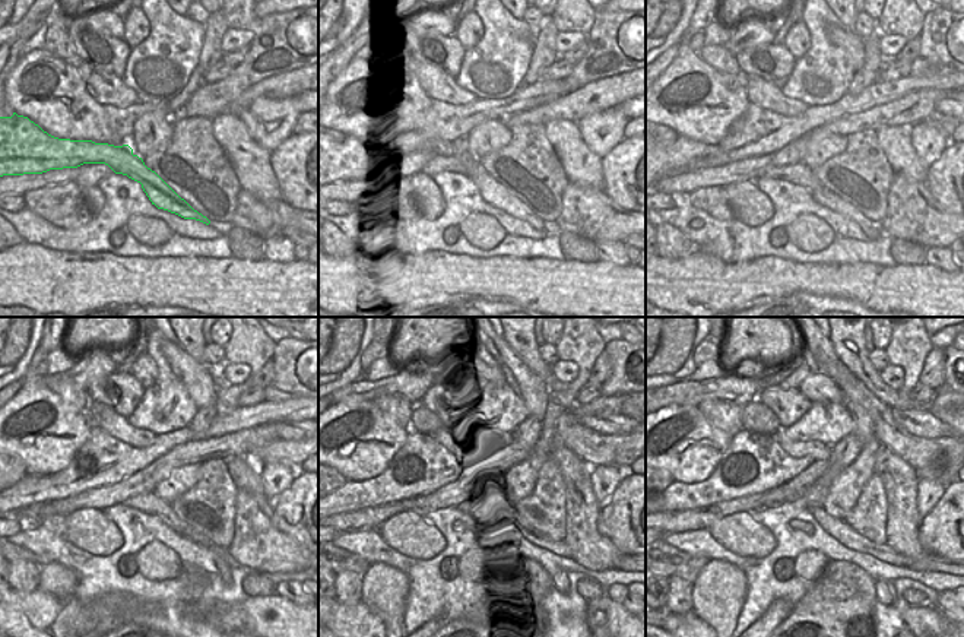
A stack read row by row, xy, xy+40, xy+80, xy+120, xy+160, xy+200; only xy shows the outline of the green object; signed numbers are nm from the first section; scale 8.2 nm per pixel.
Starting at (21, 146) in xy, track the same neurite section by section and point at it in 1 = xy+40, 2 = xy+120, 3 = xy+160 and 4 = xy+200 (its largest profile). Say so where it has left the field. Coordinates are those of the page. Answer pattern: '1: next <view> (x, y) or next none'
1: next xy+40 (354, 155)
2: next xy+120 (227, 574)
3: next xy+160 (564, 582)
4: next xy+200 (888, 592)

